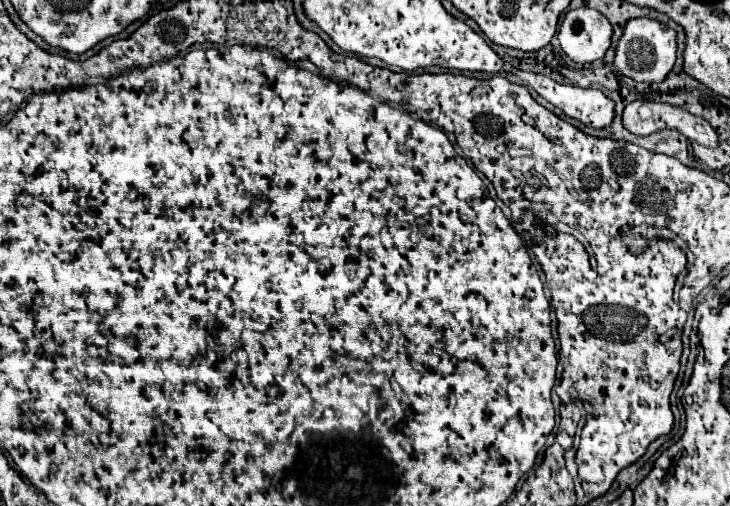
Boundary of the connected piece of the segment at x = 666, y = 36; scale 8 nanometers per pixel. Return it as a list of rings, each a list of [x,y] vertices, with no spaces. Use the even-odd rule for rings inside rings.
[[[631,19],[625,25],[625,33],[619,39],[617,51],[615,51],[615,67],[635,79],[635,81],[649,81],[649,83],[659,83],[663,81],[669,71],[673,69],[677,59],[677,31],[655,21],[655,19]]]

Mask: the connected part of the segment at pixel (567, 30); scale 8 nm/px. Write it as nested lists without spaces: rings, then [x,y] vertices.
[[[580,7],[565,15],[557,37],[569,59],[575,63],[593,63],[605,57],[611,47],[611,41],[605,41],[605,37],[613,37],[613,25],[599,11]]]

